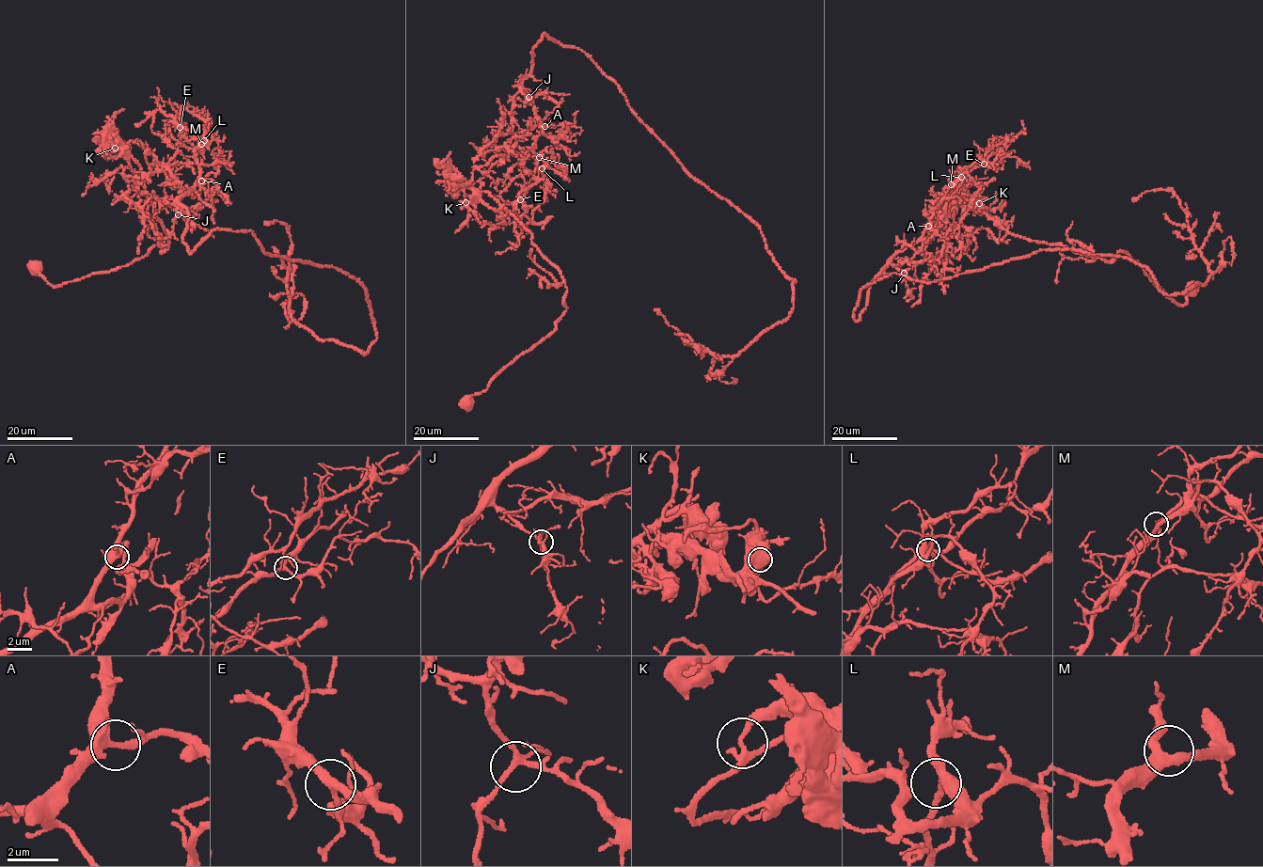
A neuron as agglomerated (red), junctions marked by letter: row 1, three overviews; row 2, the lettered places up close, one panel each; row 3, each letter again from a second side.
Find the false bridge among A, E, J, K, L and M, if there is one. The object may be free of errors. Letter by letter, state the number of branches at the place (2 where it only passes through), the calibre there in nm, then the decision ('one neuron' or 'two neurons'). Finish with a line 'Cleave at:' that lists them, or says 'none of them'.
A: 4 | 280 nm | one neuron
E: 3 | 280 nm | one neuron
J: 5 | 200 nm | one neuron
K: 3 | 220 nm | two neurons
L: 3 | 360 nm | one neuron
M: 3 | 320 nm | one neuron
Cleave at: K

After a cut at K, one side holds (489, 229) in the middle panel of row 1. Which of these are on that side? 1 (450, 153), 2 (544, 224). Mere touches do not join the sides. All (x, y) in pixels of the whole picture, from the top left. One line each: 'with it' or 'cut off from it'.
1: cut off from it
2: with it

